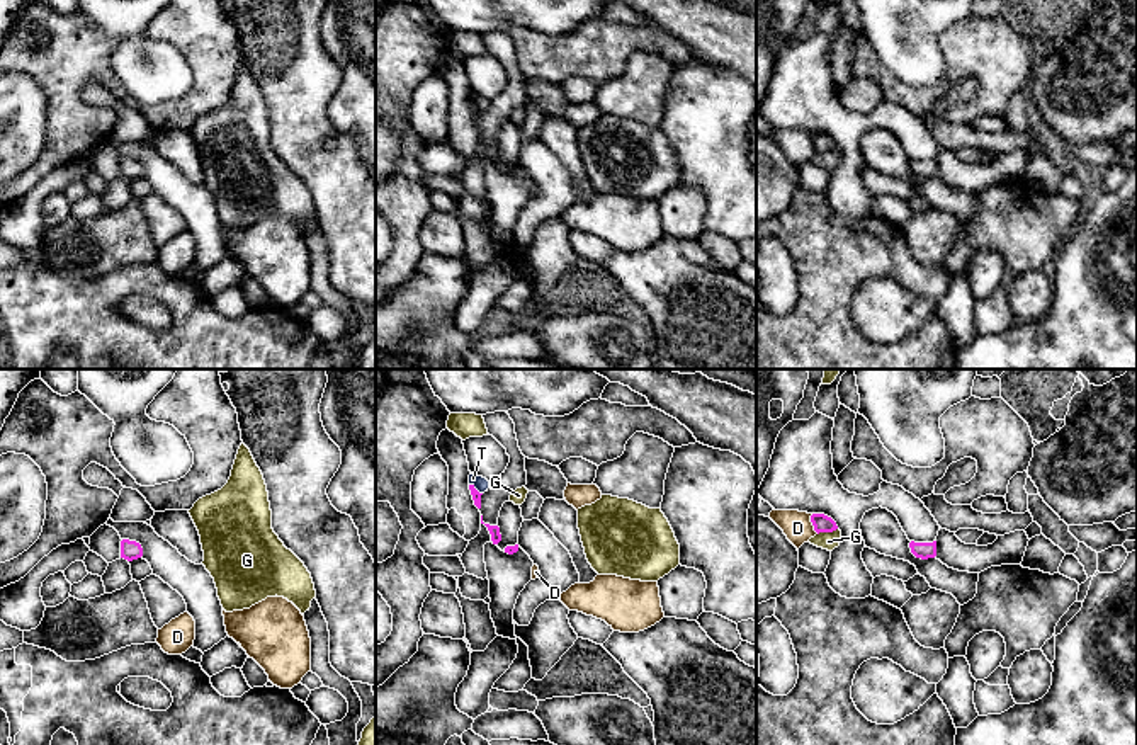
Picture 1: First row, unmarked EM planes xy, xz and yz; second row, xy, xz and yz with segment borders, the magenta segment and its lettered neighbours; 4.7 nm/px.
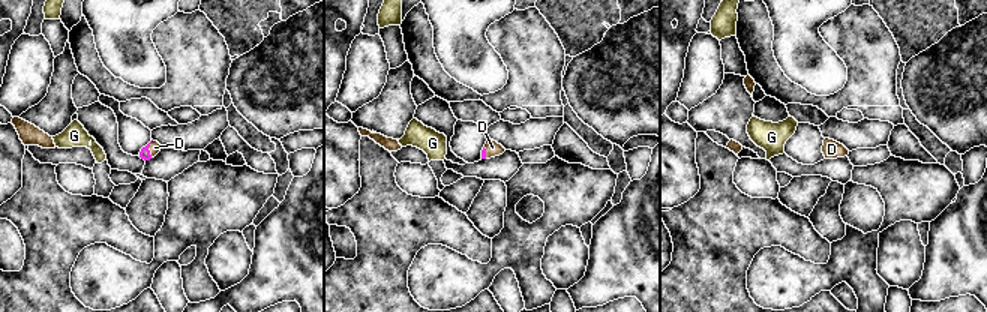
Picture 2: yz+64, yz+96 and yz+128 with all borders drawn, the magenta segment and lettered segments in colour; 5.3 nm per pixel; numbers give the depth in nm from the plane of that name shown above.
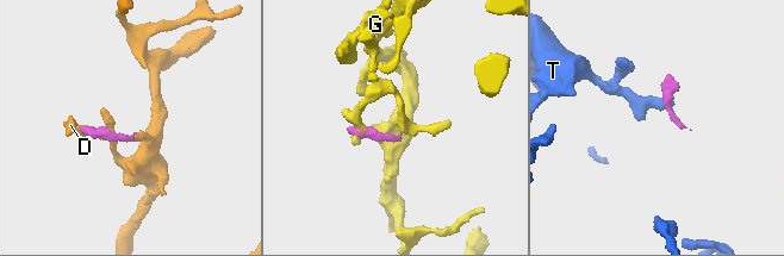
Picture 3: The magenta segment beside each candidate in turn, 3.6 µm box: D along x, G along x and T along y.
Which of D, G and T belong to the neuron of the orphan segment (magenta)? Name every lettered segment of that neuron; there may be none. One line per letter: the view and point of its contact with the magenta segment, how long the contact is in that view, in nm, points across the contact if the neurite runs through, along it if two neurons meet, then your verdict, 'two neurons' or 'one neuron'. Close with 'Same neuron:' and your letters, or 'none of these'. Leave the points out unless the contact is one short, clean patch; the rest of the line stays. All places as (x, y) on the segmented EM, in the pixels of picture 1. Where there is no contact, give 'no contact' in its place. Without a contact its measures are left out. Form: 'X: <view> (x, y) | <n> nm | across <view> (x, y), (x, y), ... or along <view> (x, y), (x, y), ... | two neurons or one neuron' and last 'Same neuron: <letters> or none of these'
D: yz (813, 524) | 100 nm | one neuron
G: yz (826, 531) | 100 nm | along yz (837, 528), (818, 534) | two neurons
T: xz (475, 489) | 80 nm | along xz (469, 483), (481, 494) | two neurons
Same neuron: D

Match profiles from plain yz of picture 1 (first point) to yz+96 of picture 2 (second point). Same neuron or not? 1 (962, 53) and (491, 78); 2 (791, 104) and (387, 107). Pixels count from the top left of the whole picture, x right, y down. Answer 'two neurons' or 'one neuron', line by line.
1: two neurons
2: two neurons

